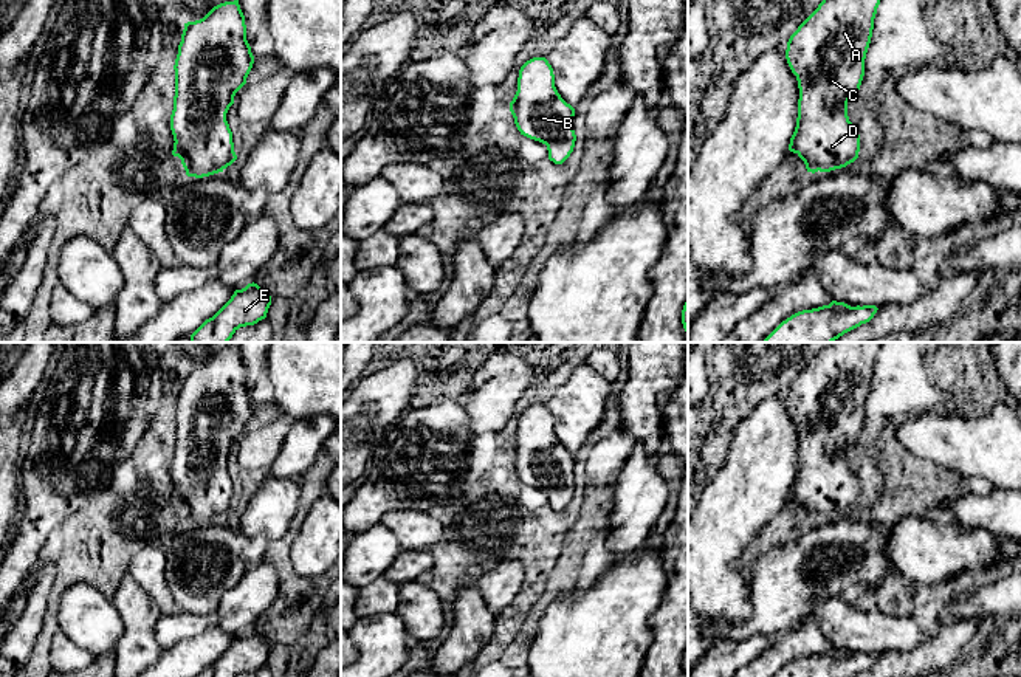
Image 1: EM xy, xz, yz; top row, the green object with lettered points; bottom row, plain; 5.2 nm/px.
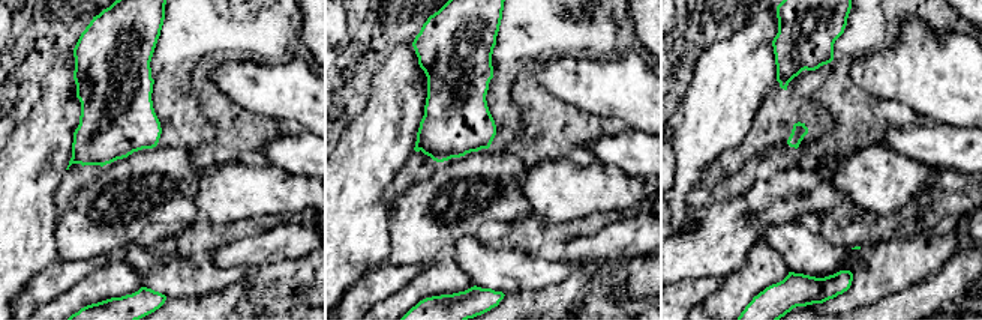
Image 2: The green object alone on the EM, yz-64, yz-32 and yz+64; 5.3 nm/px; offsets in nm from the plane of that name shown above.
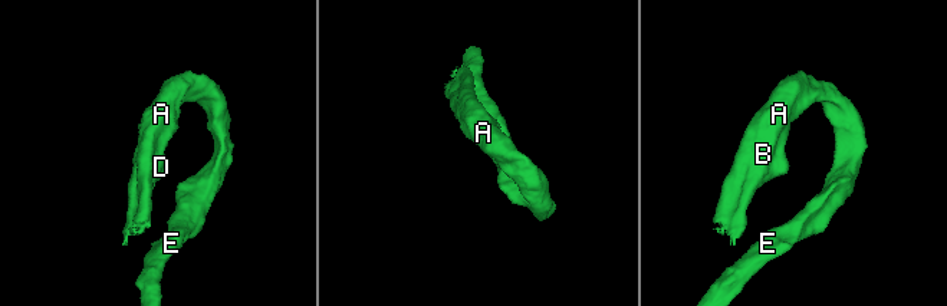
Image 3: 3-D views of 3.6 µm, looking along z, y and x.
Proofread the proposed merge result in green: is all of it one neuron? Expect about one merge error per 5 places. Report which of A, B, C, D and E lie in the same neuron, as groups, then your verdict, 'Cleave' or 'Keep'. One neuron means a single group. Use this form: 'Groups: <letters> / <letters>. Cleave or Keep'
Groups: A B C D E. Keep

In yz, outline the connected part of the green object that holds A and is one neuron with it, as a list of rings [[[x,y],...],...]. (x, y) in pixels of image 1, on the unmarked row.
[[[826,342],[787,389],[786,406],[799,435],[796,474],[789,497],[804,508],[807,519],[830,519],[858,505],[860,482],[849,468],[847,449],[857,443],[865,423],[880,347],[882,342]]]

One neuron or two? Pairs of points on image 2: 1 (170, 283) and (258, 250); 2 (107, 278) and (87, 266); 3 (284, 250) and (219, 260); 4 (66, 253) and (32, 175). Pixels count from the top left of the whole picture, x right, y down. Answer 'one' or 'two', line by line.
1: two
2: two
3: one
4: two

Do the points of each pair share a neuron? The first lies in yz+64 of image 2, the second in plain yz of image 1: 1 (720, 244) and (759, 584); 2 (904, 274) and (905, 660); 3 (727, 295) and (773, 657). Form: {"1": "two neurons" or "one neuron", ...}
{"1": "one neuron", "2": "one neuron", "3": "one neuron"}

